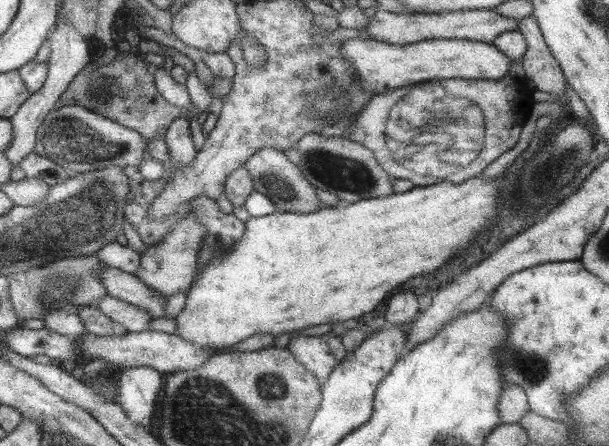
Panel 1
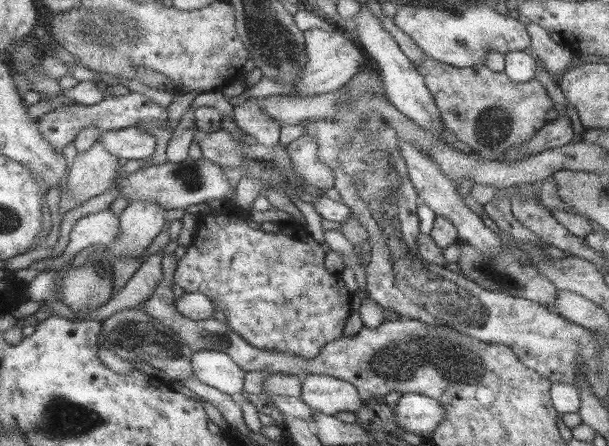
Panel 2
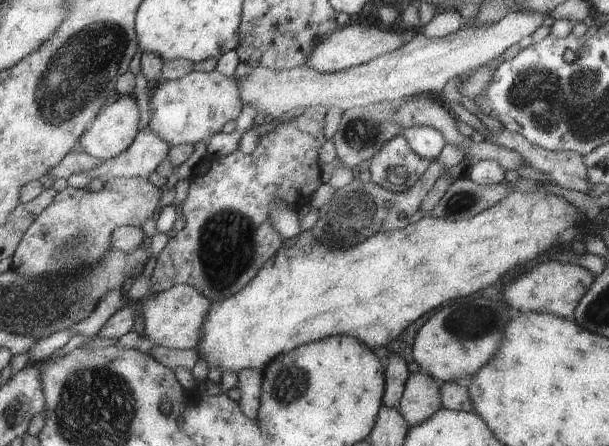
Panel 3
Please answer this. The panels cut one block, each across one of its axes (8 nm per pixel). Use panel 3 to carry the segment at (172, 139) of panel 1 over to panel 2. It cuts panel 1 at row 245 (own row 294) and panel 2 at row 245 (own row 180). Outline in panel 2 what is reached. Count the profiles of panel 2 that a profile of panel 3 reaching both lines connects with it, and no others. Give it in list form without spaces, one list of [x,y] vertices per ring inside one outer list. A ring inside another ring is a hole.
[[[219,203],[214,204],[213,210],[208,214],[200,214],[197,216],[197,233],[193,238],[192,244],[188,247],[188,252],[182,256],[177,264],[173,280],[180,288],[183,288],[186,293],[202,293],[208,296],[212,301],[212,307],[216,311],[223,312],[228,319],[229,327],[237,332],[244,340],[247,340],[252,346],[261,348],[262,350],[291,352],[292,354],[311,359],[318,356],[323,346],[329,342],[340,338],[344,334],[344,326],[346,318],[351,314],[350,305],[353,294],[348,290],[344,280],[340,274],[330,273],[324,267],[325,252],[321,244],[312,238],[311,234],[306,228],[306,224],[297,222],[295,220],[276,221],[280,226],[278,233],[264,232],[264,230],[254,230],[248,225],[247,210],[238,207],[236,204],[228,204],[226,208],[222,208]]]

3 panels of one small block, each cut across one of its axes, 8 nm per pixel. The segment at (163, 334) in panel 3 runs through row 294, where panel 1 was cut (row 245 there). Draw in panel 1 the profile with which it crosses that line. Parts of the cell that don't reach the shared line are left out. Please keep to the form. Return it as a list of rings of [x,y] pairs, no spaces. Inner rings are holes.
[[[186,216],[184,220],[178,221],[168,232],[168,236],[164,236],[162,244],[154,244],[147,246],[146,252],[141,254],[139,269],[135,275],[144,284],[153,288],[158,294],[168,299],[178,292],[186,293],[193,285],[197,276],[197,264],[202,249],[202,241],[204,241],[204,225],[196,220]]]

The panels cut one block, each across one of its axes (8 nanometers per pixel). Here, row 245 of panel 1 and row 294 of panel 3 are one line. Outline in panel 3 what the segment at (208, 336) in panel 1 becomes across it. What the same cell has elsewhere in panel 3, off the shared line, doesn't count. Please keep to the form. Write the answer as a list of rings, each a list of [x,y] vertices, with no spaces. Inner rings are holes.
[[[539,189],[530,193],[521,192],[521,191],[512,191],[509,196],[506,196],[506,198],[504,198],[501,202],[498,202],[498,204],[496,204],[495,206],[492,206],[490,209],[480,212],[480,214],[478,214],[477,216],[469,217],[460,221],[436,219],[435,217],[432,217],[430,215],[425,215],[420,221],[414,222],[414,224],[409,223],[405,228],[402,228],[401,230],[393,231],[390,233],[377,233],[376,235],[369,237],[365,242],[362,242],[361,244],[358,244],[357,246],[354,246],[353,248],[350,249],[332,249],[331,247],[319,244],[315,240],[315,237],[312,235],[311,230],[306,230],[305,232],[301,232],[301,234],[298,234],[298,236],[296,237],[284,240],[283,244],[281,245],[281,248],[278,250],[278,252],[276,252],[276,255],[271,260],[268,260],[268,262],[266,262],[262,266],[262,268],[260,268],[258,275],[248,285],[246,285],[241,292],[238,292],[235,296],[232,296],[227,300],[213,304],[211,310],[209,311],[209,314],[207,315],[206,321],[204,322],[203,336],[201,337],[200,345],[196,348],[197,353],[199,354],[199,358],[204,358],[208,361],[209,368],[214,366],[220,366],[222,372],[230,370],[230,371],[234,371],[237,374],[240,370],[244,370],[244,369],[254,369],[255,371],[262,372],[264,368],[272,360],[275,360],[281,353],[292,351],[293,349],[296,349],[296,346],[300,346],[300,344],[306,344],[306,342],[320,341],[329,338],[330,336],[334,336],[334,334],[340,335],[340,332],[342,332],[342,335],[352,336],[353,338],[356,338],[360,343],[366,344],[368,348],[372,350],[376,350],[376,349],[385,350],[392,341],[396,340],[397,337],[399,337],[410,325],[416,322],[416,320],[424,316],[424,314],[428,314],[428,312],[432,312],[432,310],[436,310],[438,306],[442,306],[442,304],[446,304],[448,300],[456,300],[456,298],[464,298],[464,296],[468,296],[468,294],[472,294],[472,292],[480,292],[480,290],[484,290],[484,288],[488,288],[488,286],[492,286],[492,284],[496,284],[496,282],[498,282],[498,280],[500,280],[500,278],[502,278],[502,276],[504,276],[506,272],[510,272],[510,270],[516,270],[518,266],[524,266],[524,264],[528,264],[528,262],[532,262],[532,260],[536,260],[536,258],[540,258],[540,256],[542,256],[544,252],[548,252],[548,250],[550,250],[552,246],[558,245],[558,239],[560,238],[560,236],[564,231],[572,230],[576,232],[576,236],[579,237],[577,234],[578,231],[577,228],[581,225],[581,221],[583,220],[584,216],[585,216],[584,212],[582,212],[580,208],[576,208],[576,206],[572,206],[572,204],[569,204],[568,200],[565,200],[560,196],[556,196],[556,194],[551,194],[544,189]]]

